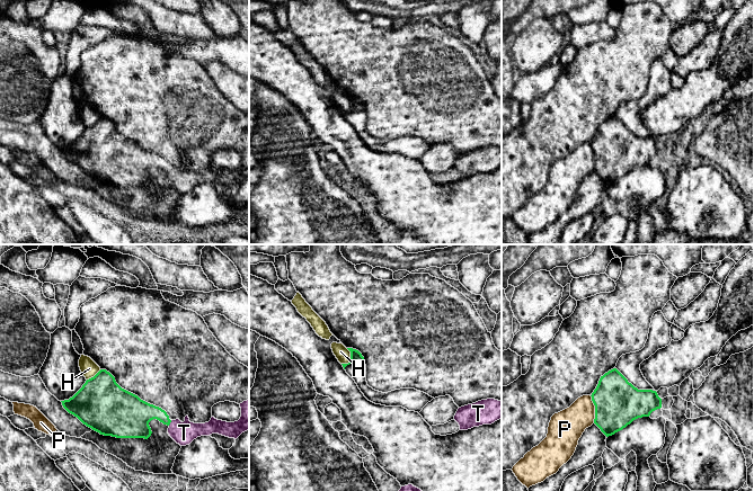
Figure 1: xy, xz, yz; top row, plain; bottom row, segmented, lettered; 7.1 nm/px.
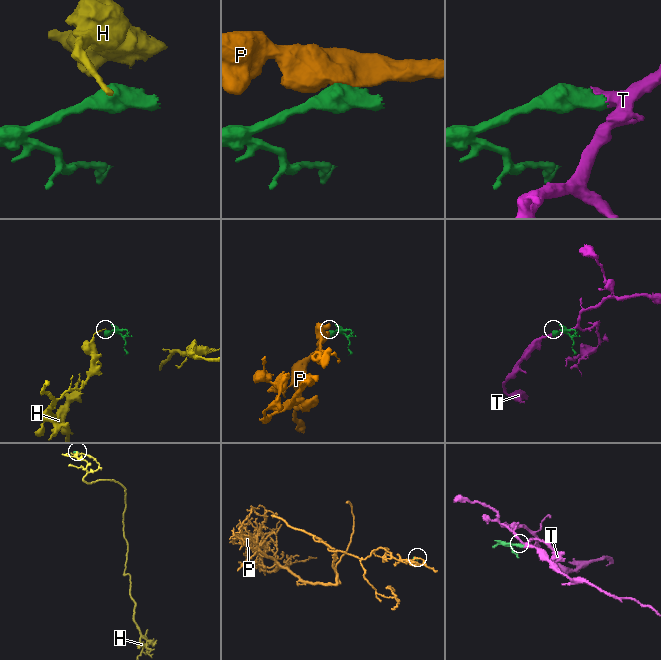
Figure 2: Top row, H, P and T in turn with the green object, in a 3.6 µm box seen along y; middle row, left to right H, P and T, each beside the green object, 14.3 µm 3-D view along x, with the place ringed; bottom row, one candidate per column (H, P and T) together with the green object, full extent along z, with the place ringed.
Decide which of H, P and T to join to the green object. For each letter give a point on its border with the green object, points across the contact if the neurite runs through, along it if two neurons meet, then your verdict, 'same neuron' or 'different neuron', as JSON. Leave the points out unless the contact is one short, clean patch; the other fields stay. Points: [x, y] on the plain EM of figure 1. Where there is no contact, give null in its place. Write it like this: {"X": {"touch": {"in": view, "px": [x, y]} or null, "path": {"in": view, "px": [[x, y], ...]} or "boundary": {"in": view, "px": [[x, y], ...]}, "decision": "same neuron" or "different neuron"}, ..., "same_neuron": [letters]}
{"H": {"touch": {"in": "xz", "px": [351, 106]}, "boundary": {"in": "xz", "px": [[346, 96], [349, 99], [349, 108], [342, 112]]}, "decision": "different neuron"}, "P": {"touch": {"in": "yz", "px": [595, 157]}, "decision": "different neuron"}, "T": {"touch": {"in": "xy", "px": [170, 169]}, "path": {"in": "xy", "px": [[136, 161], [159, 161], [170, 169], [184, 180]]}, "decision": "same neuron"}, "same_neuron": ["T"]}

